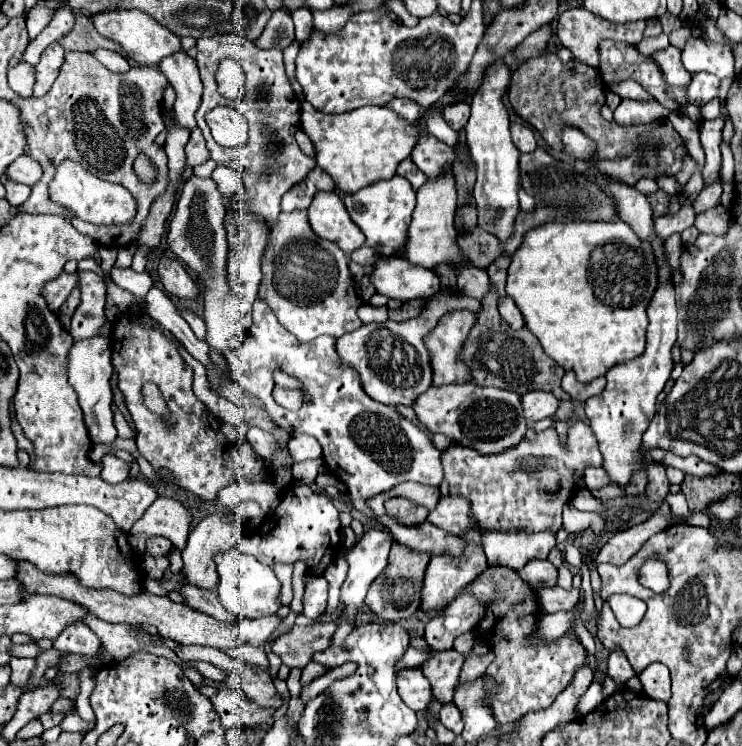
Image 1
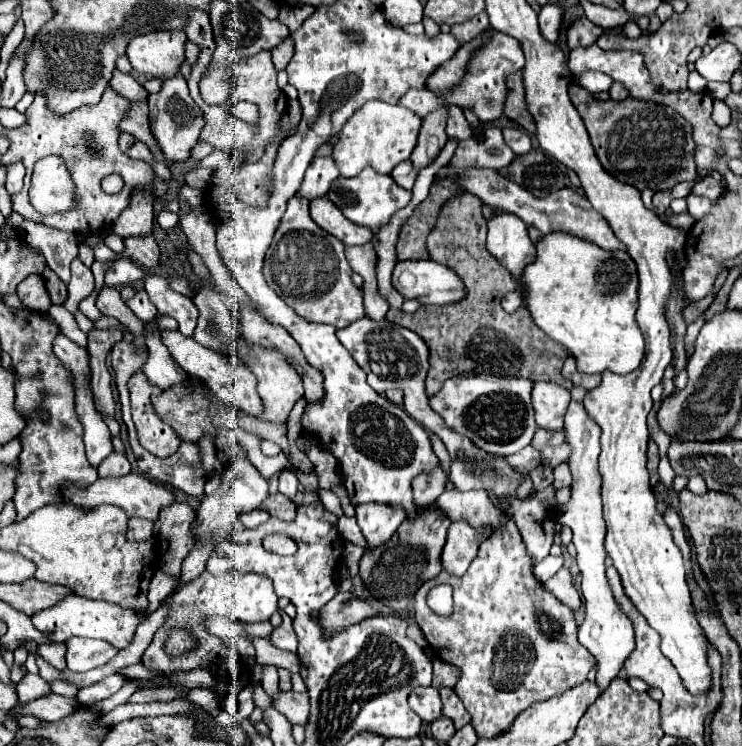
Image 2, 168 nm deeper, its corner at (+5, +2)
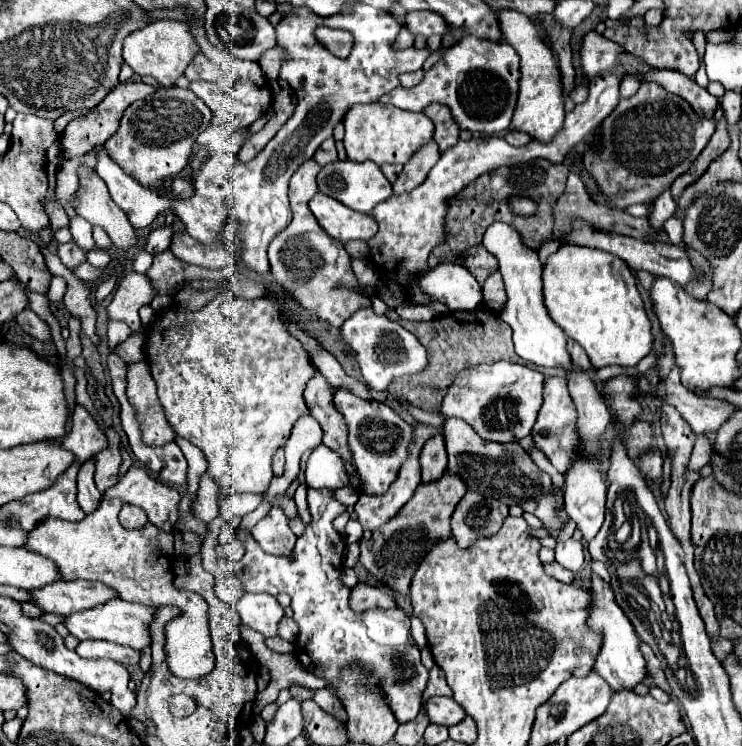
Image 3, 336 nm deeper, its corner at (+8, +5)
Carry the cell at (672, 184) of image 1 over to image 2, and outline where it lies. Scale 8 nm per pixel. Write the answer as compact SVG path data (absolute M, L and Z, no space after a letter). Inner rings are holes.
M708 175L700 182L696 183L691 192L697 196L706 197L715 203L722 193L722 190L722 182L719 182L711 175Z

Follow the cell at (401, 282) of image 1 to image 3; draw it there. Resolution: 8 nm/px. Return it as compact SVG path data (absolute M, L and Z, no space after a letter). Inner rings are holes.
M440 264L420 278L420 286L434 300L446 304L452 312L476 310L484 304L482 286L458 264Z

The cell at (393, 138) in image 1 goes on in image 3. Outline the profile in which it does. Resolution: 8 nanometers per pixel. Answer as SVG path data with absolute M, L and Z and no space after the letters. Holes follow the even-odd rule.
M356 104L344 116L346 136L344 146L348 158L354 162L372 160L378 166L382 164L406 164L412 154L416 154L424 144L428 144L434 136L434 124L424 116L424 112L408 112L400 110L392 104Z

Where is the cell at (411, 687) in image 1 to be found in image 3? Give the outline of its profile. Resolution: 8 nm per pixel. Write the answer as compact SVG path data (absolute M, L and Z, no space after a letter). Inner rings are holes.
M444 696L432 698L426 704L426 710L428 710L428 716L430 716L432 724L456 726L456 722L460 722L460 720L466 718L462 706L458 702L454 702L454 698L444 698Z

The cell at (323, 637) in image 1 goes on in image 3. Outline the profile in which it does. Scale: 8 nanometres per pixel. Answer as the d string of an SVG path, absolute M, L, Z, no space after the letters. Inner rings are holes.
M358 584L356 588L352 588L350 594L350 606L354 610L368 610L368 608L394 608L394 596L390 592L384 592L376 586L370 584Z

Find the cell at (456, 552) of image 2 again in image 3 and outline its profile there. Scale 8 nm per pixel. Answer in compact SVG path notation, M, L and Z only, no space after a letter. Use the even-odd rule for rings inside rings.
M468 490L452 514L452 536L458 546L470 546L480 536L496 534L506 516L508 506L500 498L486 498L480 492Z

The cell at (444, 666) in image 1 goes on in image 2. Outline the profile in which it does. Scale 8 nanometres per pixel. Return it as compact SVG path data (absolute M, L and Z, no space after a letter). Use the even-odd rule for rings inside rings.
M439 687L439 695L441 695L441 701L443 701L443 715L453 719L457 729L461 729L465 723L471 721L469 713L465 711L463 703L459 701L457 693L451 687Z

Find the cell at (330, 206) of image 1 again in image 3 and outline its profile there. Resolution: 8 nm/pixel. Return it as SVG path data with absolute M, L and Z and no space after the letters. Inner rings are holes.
M322 192L314 194L310 200L310 210L316 216L318 224L340 242L370 240L378 230L378 222L372 218L372 214L348 210L342 202L336 202Z

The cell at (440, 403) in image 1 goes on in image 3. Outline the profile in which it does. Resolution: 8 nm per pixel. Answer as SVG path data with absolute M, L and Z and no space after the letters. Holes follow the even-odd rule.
M514 362L480 364L462 370L450 386L442 414L466 420L482 438L494 442L512 442L530 434L536 414L542 406L542 388L546 376L530 366Z

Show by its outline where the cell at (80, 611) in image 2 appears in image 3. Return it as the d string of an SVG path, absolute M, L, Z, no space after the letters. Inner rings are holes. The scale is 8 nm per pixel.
M112 600L106 602L102 606L96 606L92 610L84 610L84 612L76 612L72 616L66 618L66 626L70 630L70 634L74 634L78 640L110 640L122 646L130 646L134 650L142 650L152 642L152 634L150 634L150 624L156 616L156 608L152 606L144 606L144 604L134 604L134 602L126 602L126 600Z

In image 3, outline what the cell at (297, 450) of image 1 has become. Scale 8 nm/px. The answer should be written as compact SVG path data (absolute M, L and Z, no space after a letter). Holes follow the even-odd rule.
M320 444L308 458L306 484L310 488L328 488L328 490L348 486L348 474L342 458L334 450Z

